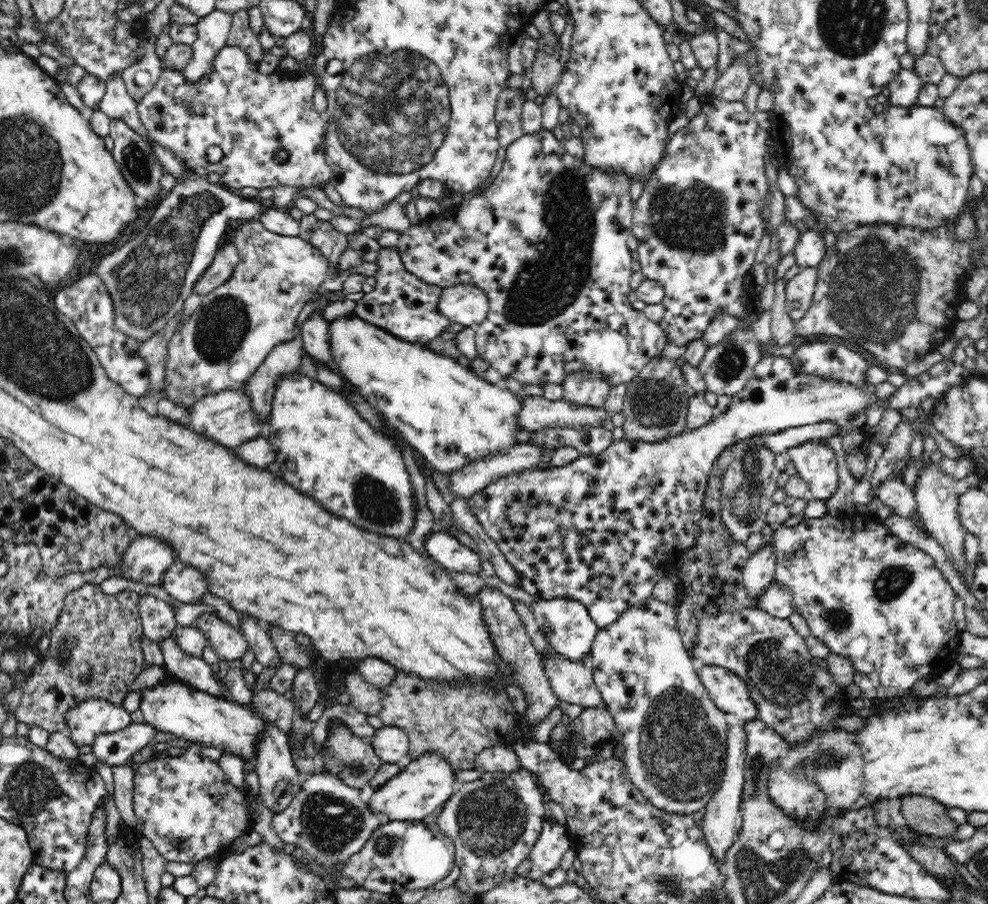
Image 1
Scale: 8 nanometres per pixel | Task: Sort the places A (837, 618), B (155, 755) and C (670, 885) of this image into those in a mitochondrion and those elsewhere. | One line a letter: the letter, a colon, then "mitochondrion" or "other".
A: mitochondrion
B: other
C: mitochondrion

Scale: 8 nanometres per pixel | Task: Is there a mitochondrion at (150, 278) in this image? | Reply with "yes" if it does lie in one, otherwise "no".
yes

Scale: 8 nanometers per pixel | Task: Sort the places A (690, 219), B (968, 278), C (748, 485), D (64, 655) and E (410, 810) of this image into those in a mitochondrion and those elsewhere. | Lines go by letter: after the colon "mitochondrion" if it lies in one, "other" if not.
A: mitochondrion
B: other
C: mitochondrion
D: mitochondrion
E: other

